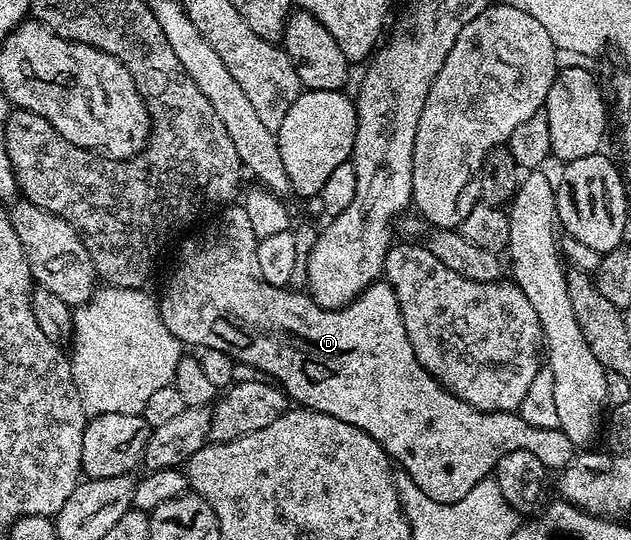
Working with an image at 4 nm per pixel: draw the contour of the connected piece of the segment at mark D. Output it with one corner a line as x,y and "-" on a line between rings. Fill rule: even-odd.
228,204
220,212
221,214
216,218
216,223
205,234
200,234
197,238
188,238
181,244
180,255
176,258
176,267
173,268
172,275
169,276
168,283
164,286
164,291
158,294
160,315
166,328
170,328
172,335
185,347
208,347
226,352
239,365
251,366
253,371
263,372
269,379
275,380
283,388
289,399
293,403
299,404
303,409
317,410
323,414
334,416
351,426
357,426
359,430
369,434
388,453
393,463
403,473
408,474
410,480
414,480
414,484
418,484
418,488
422,488
422,492
426,492
426,496
431,498
441,500
464,498
466,492
470,492
470,488
474,488
474,484
478,484
495,471
498,460
502,460
502,456
506,456
506,452
526,450
533,445
534,427
526,424
526,420
522,420
519,413
506,410
479,410
468,404
466,400
451,394
435,376
426,372
426,368
422,366
418,356
414,354
414,348
410,344
410,336
406,336
406,324
402,324
402,312
398,308
398,296
387,281
377,280
372,285
367,286
353,302
339,306
337,310
328,310
325,306
319,306
311,294
307,292
299,294
298,291
292,290
293,288
266,284
266,280
262,280
262,272
258,268
258,239
253,229
250,228
249,217
244,211
243,205

